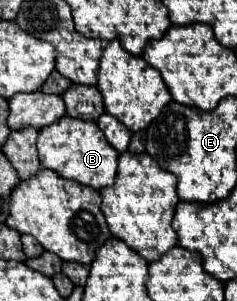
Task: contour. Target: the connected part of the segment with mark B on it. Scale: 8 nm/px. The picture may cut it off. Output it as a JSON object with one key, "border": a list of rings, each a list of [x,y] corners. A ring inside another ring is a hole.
{"border":[[[62,116],[54,124],[38,130],[36,146],[38,146],[42,168],[50,168],[66,180],[76,180],[94,190],[106,188],[114,182],[116,166],[118,166],[118,152],[106,142],[96,122]]]}

